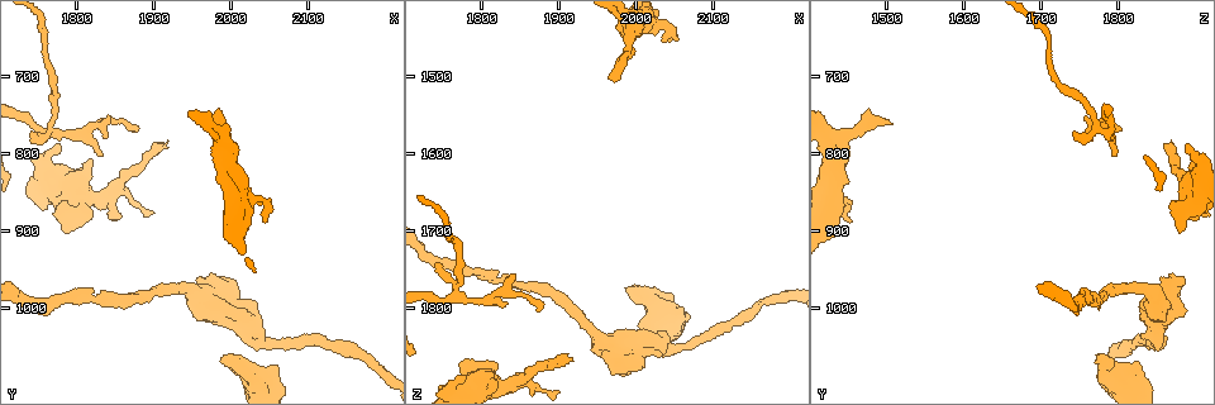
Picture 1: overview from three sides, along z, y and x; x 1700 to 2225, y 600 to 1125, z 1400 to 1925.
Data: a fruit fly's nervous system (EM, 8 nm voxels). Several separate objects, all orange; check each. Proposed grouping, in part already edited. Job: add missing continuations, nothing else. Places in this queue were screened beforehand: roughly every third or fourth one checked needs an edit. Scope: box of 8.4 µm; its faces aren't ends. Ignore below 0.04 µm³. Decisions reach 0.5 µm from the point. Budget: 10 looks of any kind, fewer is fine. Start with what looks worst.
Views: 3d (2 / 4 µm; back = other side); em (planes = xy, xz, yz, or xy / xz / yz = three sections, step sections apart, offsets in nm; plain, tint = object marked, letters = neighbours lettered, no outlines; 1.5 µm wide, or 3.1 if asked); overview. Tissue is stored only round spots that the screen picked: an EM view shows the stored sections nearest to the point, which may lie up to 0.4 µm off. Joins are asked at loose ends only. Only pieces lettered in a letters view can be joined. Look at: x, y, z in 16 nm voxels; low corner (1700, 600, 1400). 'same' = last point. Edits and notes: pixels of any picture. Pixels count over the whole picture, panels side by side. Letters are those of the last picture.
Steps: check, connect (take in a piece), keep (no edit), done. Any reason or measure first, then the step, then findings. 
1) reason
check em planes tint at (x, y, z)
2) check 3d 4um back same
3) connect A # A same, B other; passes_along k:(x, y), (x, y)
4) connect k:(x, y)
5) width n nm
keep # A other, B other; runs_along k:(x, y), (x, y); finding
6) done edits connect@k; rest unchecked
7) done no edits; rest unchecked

branch stops here
check 3d 4um at (1990, 1070, 1775)

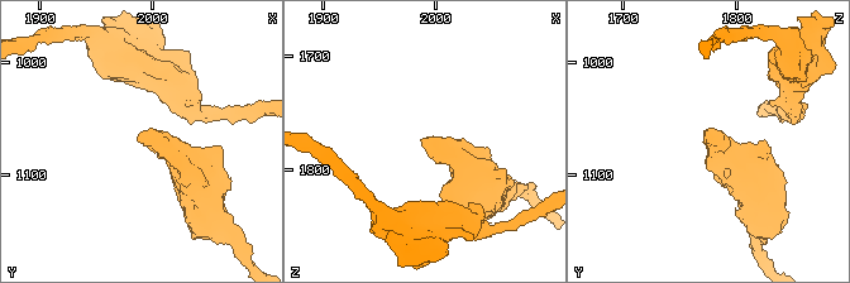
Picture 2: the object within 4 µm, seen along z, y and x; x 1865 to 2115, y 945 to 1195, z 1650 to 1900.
check em planes letters at (1986, 1070, 1774)

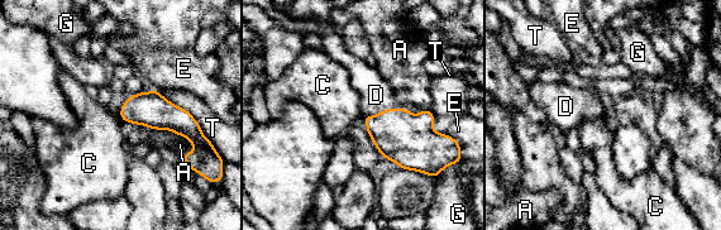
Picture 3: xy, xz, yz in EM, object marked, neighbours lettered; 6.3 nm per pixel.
longest_contact T 440 nm
connect D # A other, C other, D same, E other, G other, T other; the cell continues

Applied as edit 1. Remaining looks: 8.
an open end
check 3d 4um back at (1915, 785, 1870)

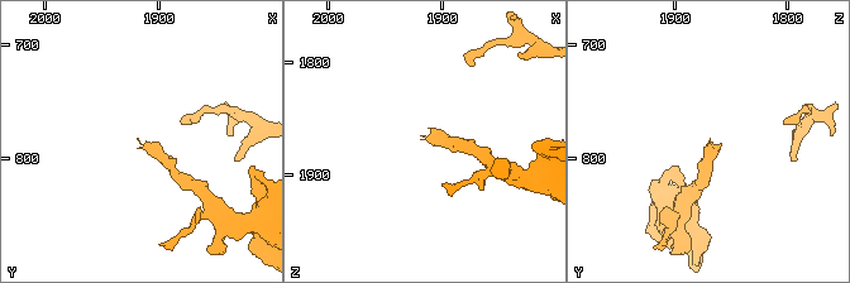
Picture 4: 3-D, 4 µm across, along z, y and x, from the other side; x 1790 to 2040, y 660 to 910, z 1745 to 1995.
now the EM
check em planes letters at (1918, 782, 1870)

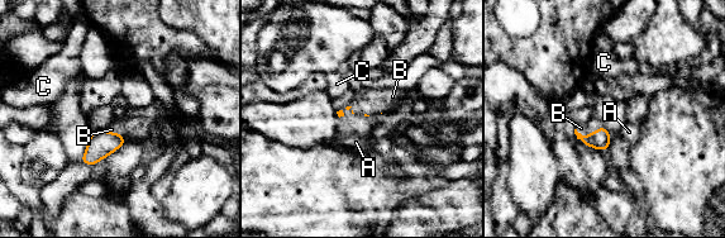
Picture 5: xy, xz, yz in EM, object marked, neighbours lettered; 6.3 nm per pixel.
connect B # A other, B same, C other; passes_along 5:(600, 139), (581, 134), (581, 128); it goes on there

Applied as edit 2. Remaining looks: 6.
see it whole again
check overview

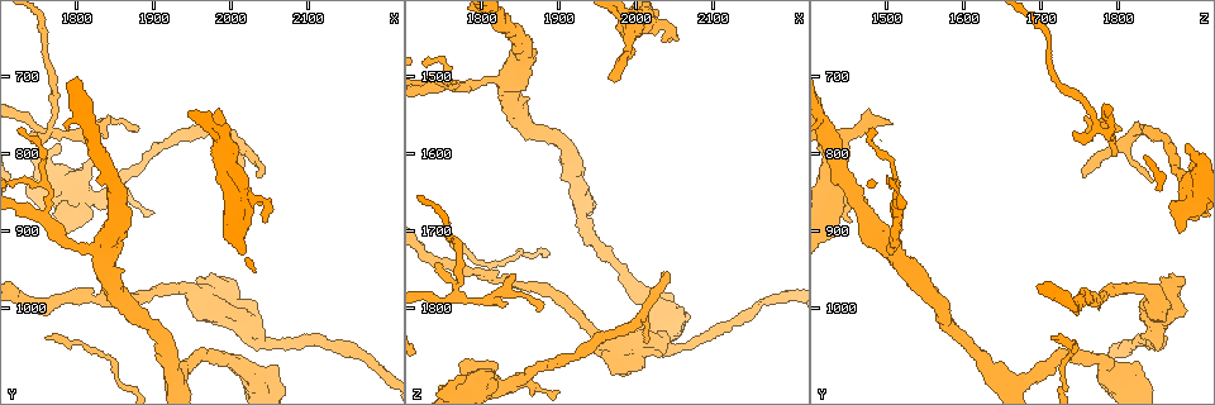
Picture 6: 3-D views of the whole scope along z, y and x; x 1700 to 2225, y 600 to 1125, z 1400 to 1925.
tapers out
check 3d 4um at (2040, 885, 1455)

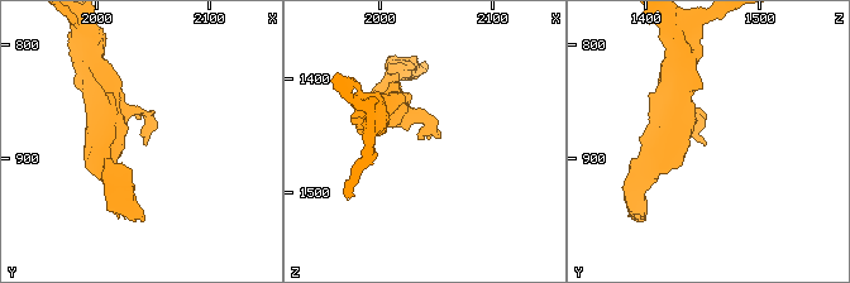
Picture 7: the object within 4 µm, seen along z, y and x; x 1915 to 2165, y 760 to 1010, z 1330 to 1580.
check em xz step 8 tint at (2040, 888, 1452)

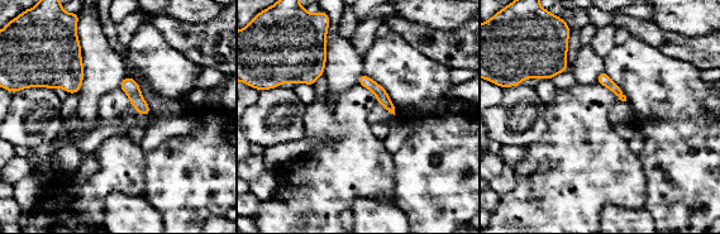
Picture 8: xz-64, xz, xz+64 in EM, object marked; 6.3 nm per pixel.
check em planes letters same

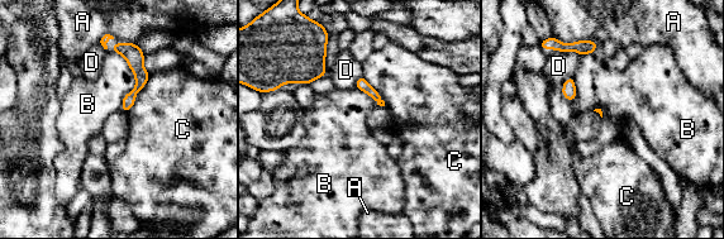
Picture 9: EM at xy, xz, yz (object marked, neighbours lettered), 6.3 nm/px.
keep # A other, B other, C other, D other; border 9:(113, 52), (134, 76), (120, 109); none of them fits

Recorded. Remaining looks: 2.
done edits connect@3, connect@5; rest unchecked

